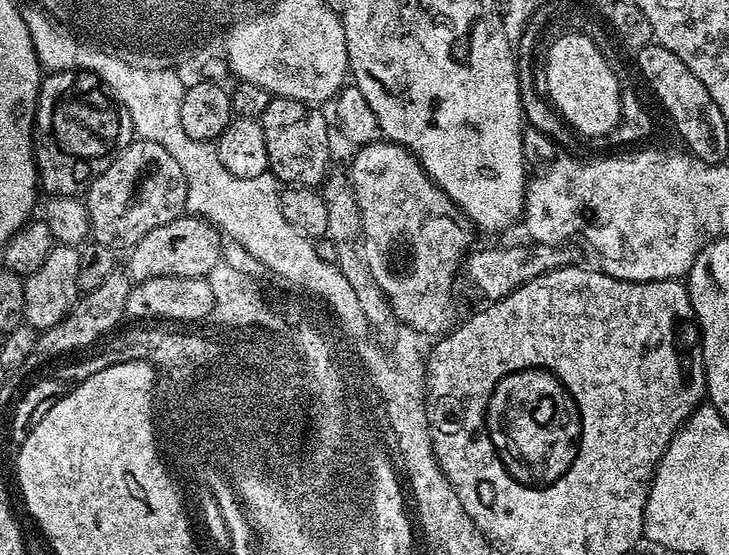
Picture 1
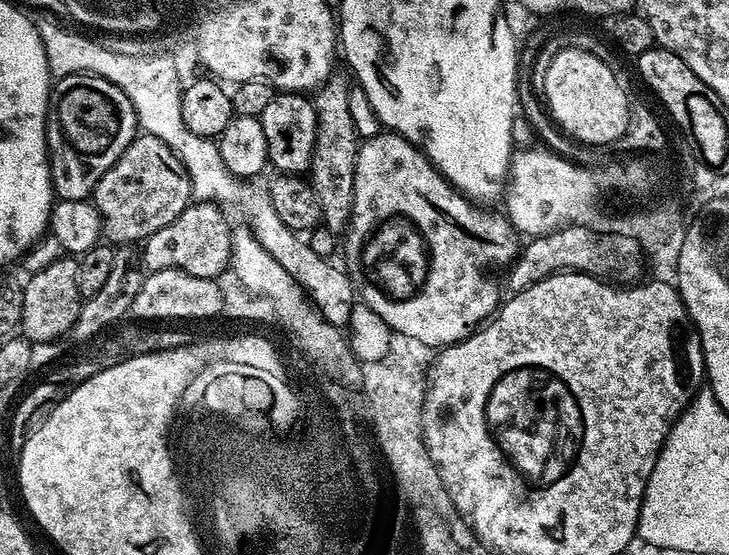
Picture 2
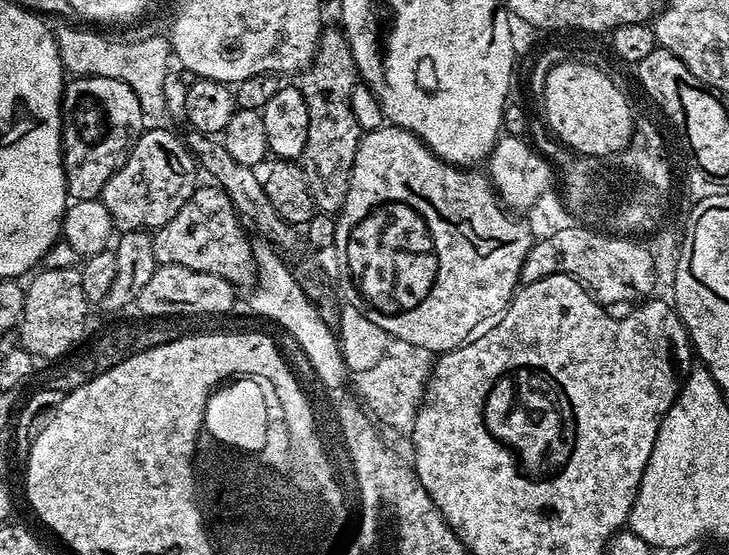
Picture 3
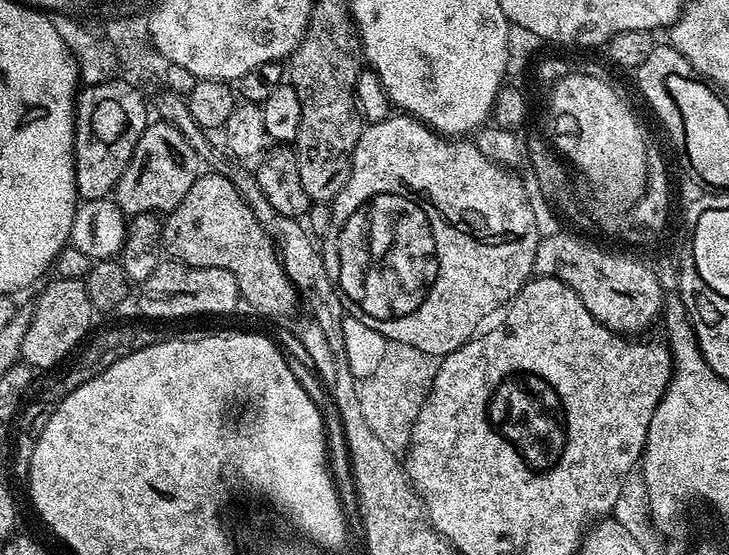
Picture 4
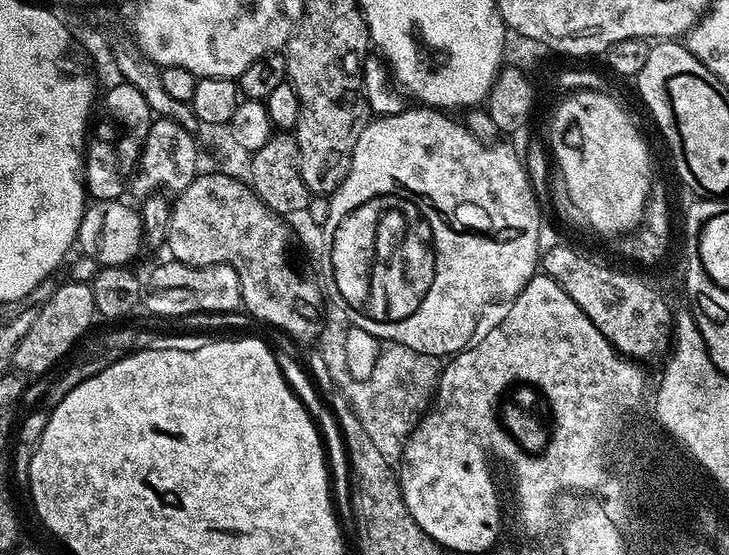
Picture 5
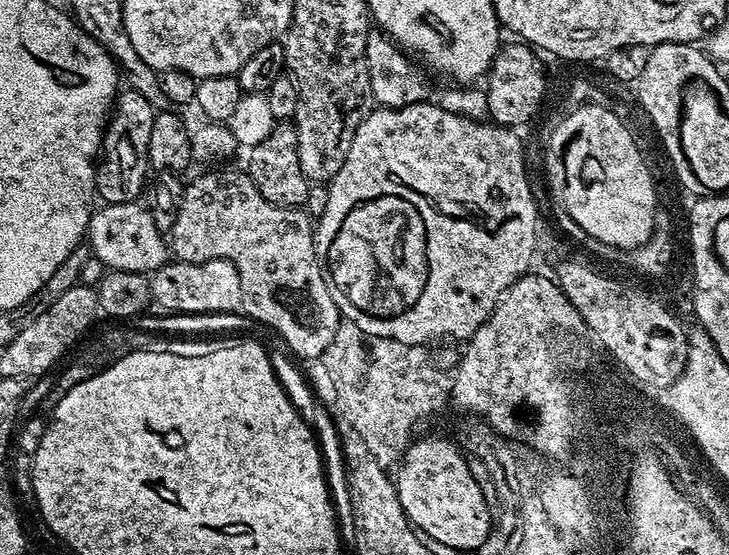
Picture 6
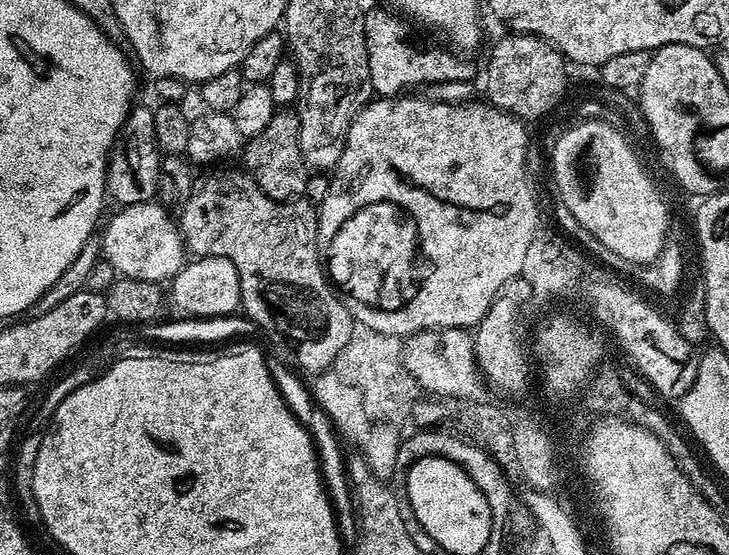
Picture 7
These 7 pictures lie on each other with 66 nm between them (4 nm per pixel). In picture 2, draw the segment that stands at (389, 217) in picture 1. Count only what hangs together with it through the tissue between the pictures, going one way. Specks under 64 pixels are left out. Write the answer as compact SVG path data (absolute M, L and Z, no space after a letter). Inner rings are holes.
M381 130L377 136L367 137L357 147L354 192L360 192L360 216L356 220L356 228L360 232L368 230L378 218L394 212L406 212L412 218L418 218L418 224L422 226L432 246L432 270L424 294L416 300L410 300L408 304L386 304L386 312L380 319L386 322L386 326L390 326L395 332L410 334L410 338L418 338L418 342L426 342L426 346L439 350L447 348L449 344L457 344L459 340L465 340L495 313L502 295L500 296L499 290L492 285L492 280L488 277L488 267L491 264L511 265L522 247L521 241L516 241L518 233L507 215L495 216L492 210L469 200L429 162L419 148L415 148L406 138L387 130Z

